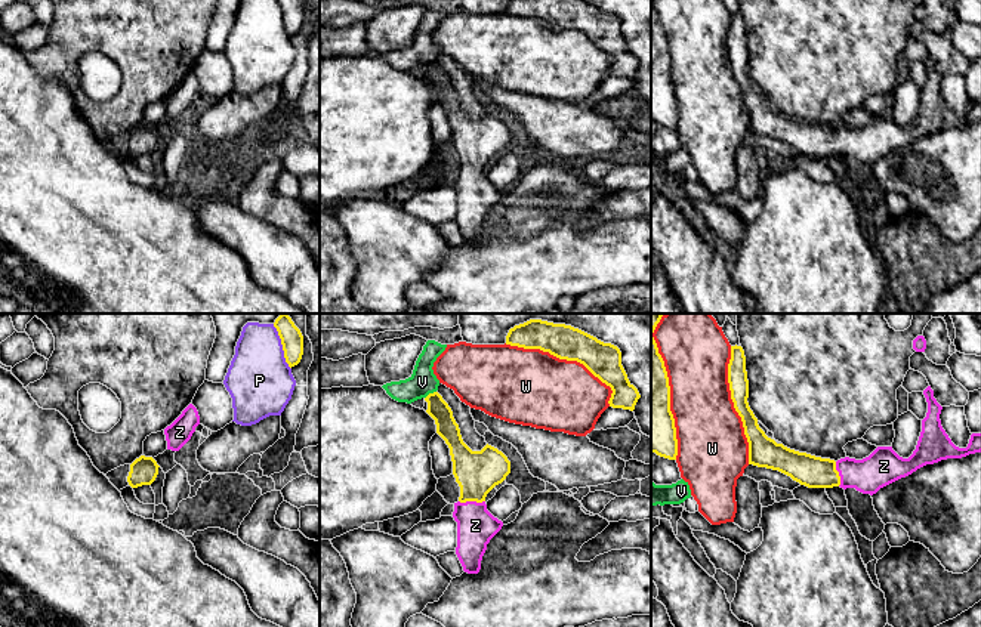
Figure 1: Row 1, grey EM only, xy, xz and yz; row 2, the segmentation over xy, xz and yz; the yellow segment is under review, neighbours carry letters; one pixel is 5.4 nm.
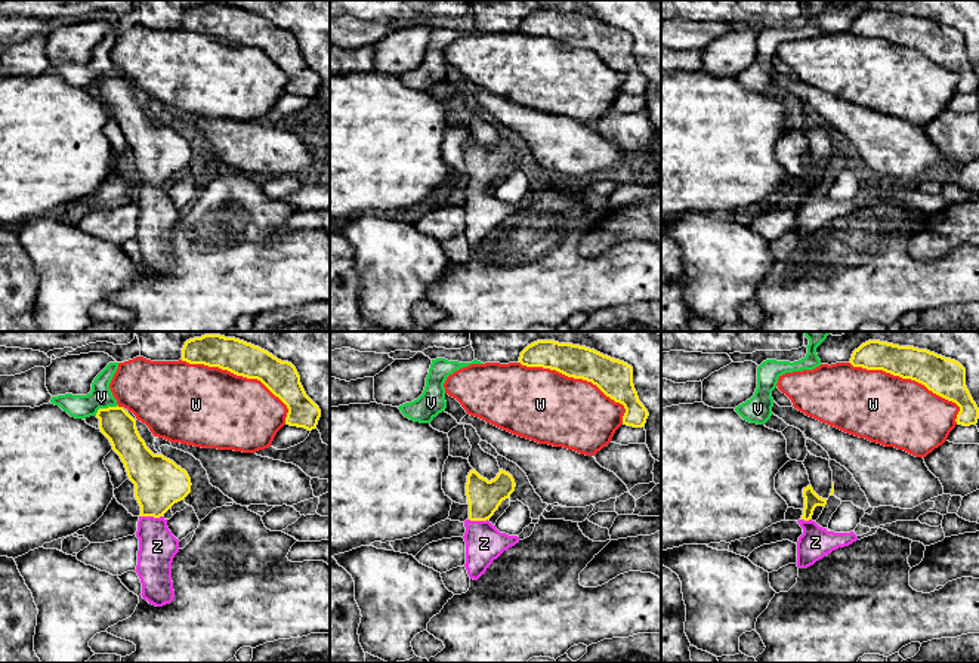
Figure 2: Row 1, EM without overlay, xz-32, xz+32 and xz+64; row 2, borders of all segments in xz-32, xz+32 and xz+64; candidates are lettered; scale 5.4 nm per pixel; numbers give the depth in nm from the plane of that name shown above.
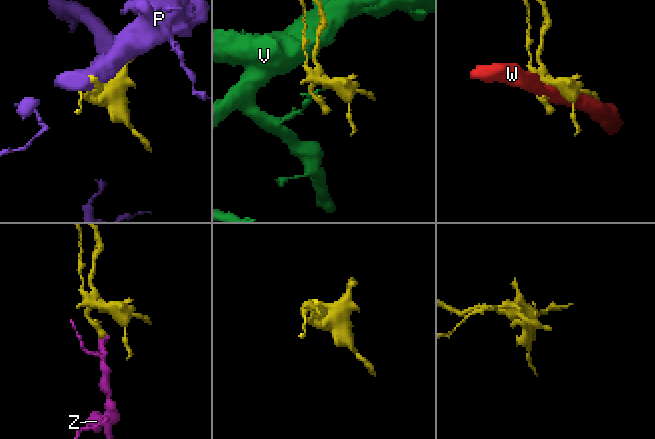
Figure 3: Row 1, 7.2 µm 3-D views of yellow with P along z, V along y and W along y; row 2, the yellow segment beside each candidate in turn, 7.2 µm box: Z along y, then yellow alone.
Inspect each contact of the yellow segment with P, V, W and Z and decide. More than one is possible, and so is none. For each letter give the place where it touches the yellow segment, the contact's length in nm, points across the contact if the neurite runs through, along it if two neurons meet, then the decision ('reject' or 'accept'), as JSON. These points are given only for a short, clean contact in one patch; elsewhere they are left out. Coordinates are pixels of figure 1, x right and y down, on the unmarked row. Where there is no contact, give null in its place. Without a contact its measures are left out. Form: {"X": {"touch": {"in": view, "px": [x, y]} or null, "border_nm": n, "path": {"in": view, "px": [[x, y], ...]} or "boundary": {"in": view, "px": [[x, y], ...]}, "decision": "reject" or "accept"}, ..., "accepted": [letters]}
{"P": {"touch": {"in": "xy", "px": [283, 18]}, "border_nm": 220, "decision": "reject"}, "V": {"touch": {"in": "xz", "px": [429, 62]}, "border_nm": 80, "decision": "reject"}, "W": {"touch": {"in": "xz", "px": [567, 28]}, "border_nm": 650, "decision": "reject"}, "Z": {"touch": {"in": "xz", "px": [472, 169]}, "border_nm": 140, "path": {"in": "xz", "px": [[477, 141], [472, 169], [472, 188], [475, 194]]}, "decision": "accept"}, "accepted": ["Z"]}

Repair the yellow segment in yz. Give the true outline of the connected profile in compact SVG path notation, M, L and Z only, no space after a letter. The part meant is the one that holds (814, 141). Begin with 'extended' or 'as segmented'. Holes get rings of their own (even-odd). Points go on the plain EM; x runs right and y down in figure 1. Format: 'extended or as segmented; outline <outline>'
extended; outline M737 13L731 15L728 52L734 77L741 86L749 111L749 133L778 139L808 157L855 157L873 164L926 133L981 121L981 102L972 102L966 117L959 117L951 111L941 95L943 75L934 67L931 55L923 59L928 81L922 89L916 118L908 127L900 126L892 115L877 115L863 129L845 126L835 130L790 118L765 104L747 71L746 25L743 16Z

